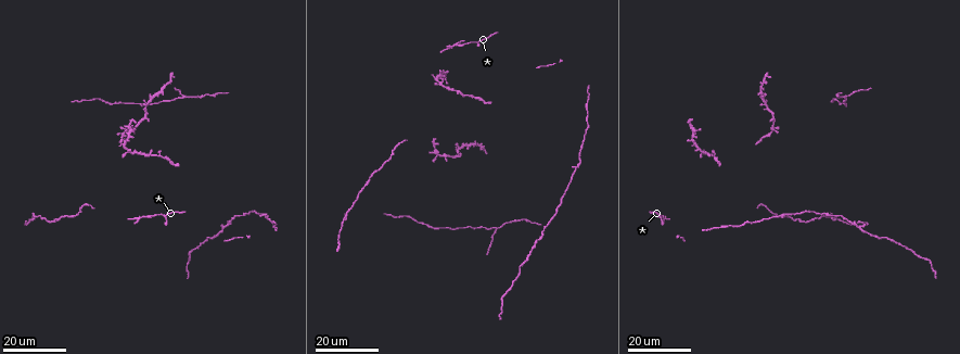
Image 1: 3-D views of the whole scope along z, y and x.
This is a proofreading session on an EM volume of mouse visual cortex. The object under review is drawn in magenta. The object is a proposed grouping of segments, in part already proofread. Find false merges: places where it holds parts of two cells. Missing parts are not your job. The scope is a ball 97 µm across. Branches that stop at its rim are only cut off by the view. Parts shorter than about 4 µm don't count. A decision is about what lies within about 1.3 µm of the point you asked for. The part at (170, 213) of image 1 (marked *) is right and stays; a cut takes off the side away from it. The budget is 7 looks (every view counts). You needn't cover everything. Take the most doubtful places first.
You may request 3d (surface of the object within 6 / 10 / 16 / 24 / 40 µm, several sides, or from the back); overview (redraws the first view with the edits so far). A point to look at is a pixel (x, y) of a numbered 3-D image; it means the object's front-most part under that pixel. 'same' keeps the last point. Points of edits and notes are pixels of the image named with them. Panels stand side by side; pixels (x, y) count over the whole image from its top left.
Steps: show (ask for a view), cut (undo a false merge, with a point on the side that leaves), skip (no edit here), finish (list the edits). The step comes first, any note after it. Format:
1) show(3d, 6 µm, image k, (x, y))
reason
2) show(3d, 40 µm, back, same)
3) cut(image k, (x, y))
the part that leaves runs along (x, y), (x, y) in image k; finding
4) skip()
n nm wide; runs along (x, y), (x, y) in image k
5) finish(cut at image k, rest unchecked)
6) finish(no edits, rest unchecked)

show(3d, 24 µm, image 1, (184, 96))
three arms meet

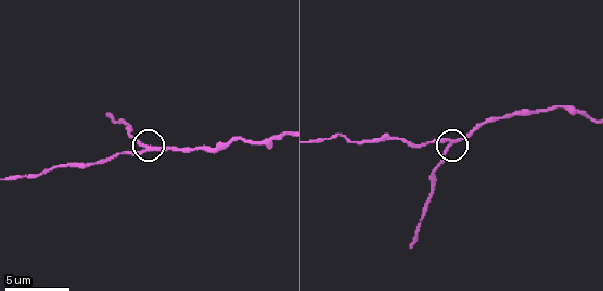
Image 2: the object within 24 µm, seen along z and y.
show(3d, 6 µm, image 2, (446, 146))

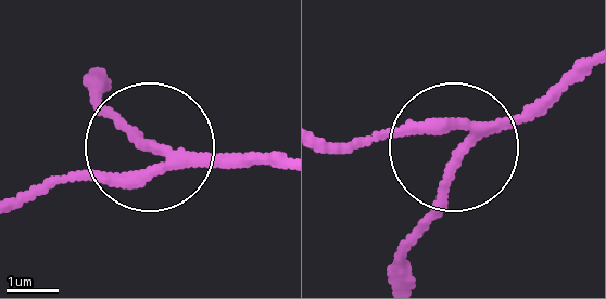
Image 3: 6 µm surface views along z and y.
skip()
side arm 10 µm; runs along (320, 138), (450, 133), (445, 206), (402, 254) in image 3; one cell here

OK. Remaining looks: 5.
show(3d, 24 µm, image 1, (441, 86))
four or more arms meet

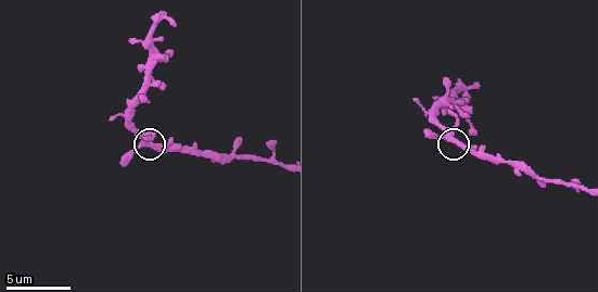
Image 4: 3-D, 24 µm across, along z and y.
show(3d, 6 µm, image 4, (450, 139))
zoom in

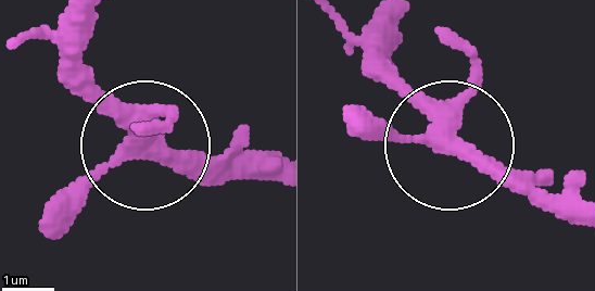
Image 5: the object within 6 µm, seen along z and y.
skip()
all the same cell

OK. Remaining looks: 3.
show(3d, 16 µm, image 1, (440, 154))
arms part here

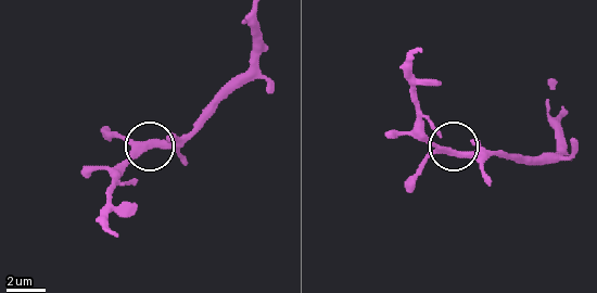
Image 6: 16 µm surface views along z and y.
show(3d, 6 µm, image 6, (442, 152))

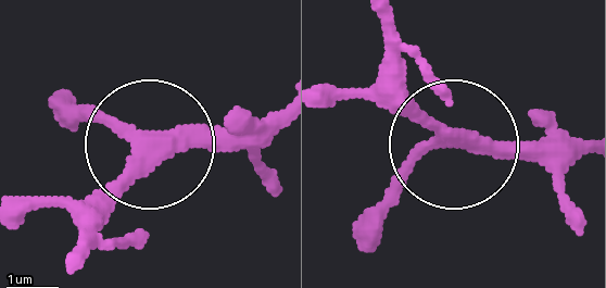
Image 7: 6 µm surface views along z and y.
skip()
300 nm wide; continuous, no second cell

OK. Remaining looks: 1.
show(3d, 10 µm, image 4, (519, 174))

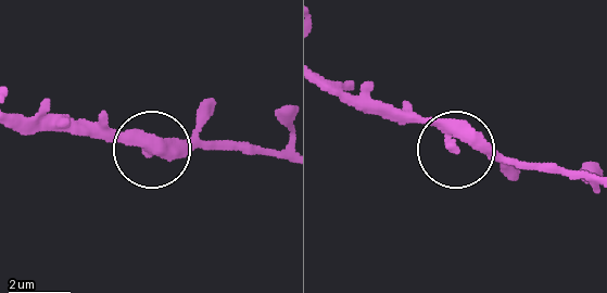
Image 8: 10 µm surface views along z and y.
skip()
side arm 13 µm; one cell here

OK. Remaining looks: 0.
finish(no edits, rest unchecked)

